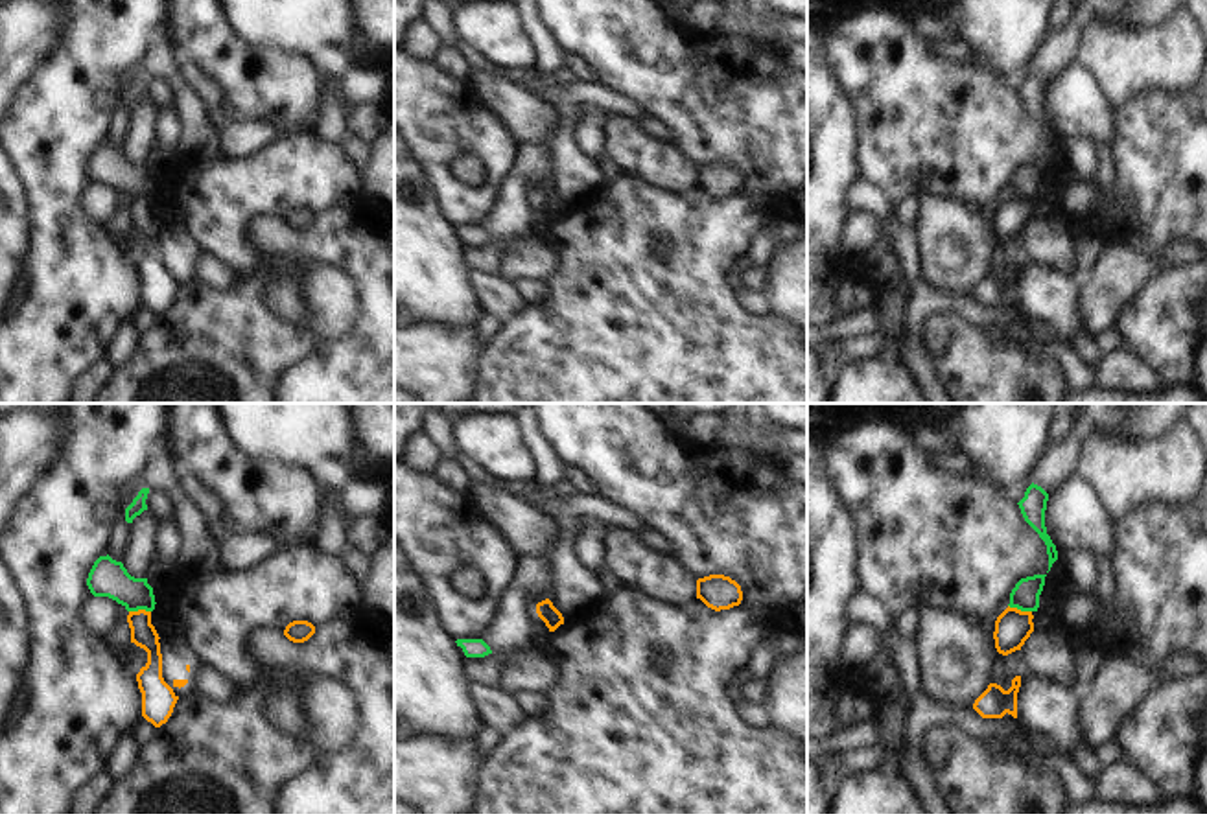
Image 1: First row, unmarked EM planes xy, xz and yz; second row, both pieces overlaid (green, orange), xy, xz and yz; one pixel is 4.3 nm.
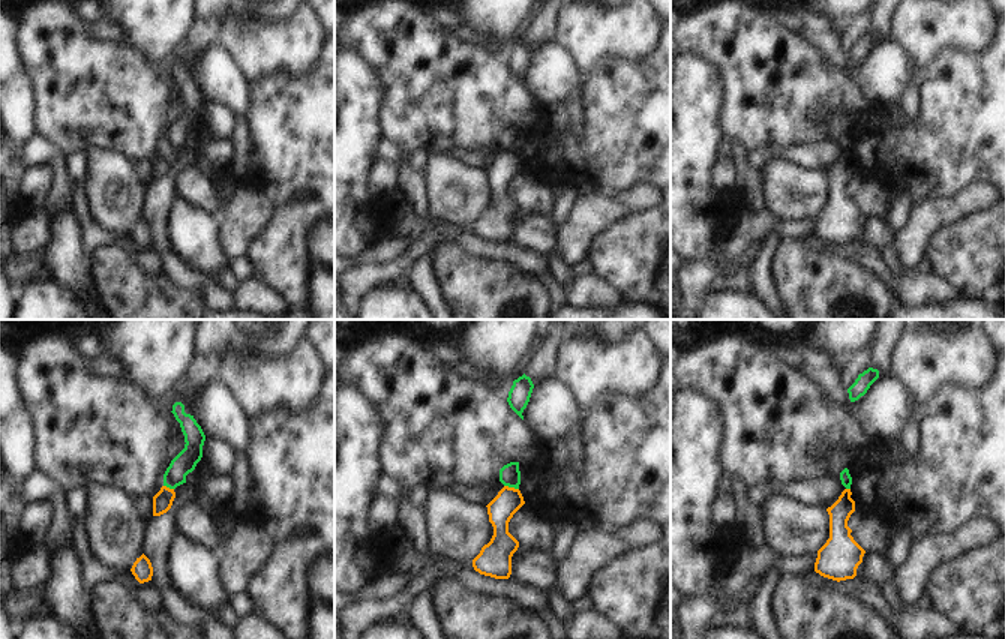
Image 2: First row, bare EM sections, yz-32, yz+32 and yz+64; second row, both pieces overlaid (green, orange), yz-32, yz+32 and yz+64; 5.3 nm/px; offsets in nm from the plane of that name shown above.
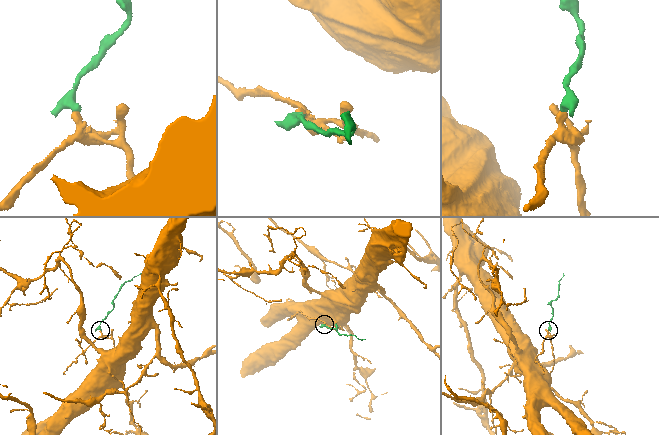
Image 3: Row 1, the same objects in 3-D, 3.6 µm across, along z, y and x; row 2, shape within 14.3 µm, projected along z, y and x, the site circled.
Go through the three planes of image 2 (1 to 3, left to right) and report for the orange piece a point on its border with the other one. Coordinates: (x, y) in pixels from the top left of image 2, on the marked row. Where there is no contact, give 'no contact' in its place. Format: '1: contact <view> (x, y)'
1: contact yz-32 (168, 486)
2: contact yz+32 (512, 486)
3: contact yz+64 (848, 488)

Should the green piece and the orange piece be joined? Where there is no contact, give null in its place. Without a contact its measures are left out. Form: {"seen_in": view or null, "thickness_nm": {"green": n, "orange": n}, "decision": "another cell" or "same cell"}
{"seen_in": "yz", "thickness_nm": {"green": 120, "orange": 160}, "decision": "another cell"}

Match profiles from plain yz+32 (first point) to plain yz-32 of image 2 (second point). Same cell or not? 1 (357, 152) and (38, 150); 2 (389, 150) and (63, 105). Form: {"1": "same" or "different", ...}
{"1": "different", "2": "different"}

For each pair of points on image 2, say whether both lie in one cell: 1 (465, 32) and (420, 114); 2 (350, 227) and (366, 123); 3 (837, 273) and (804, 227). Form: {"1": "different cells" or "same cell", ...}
{"1": "different cells", "2": "same cell", "3": "different cells"}

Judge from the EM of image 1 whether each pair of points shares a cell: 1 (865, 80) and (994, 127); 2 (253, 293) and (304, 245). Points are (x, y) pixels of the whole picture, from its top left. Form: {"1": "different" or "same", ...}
{"1": "same", "2": "different"}

